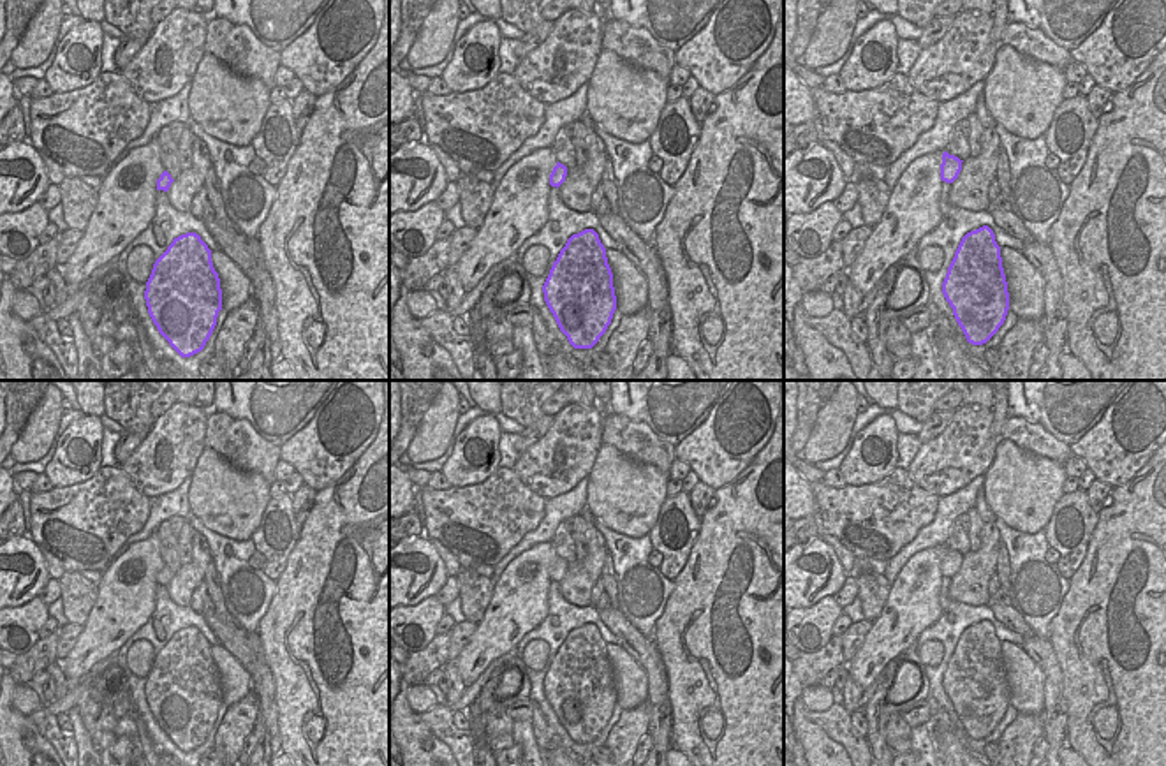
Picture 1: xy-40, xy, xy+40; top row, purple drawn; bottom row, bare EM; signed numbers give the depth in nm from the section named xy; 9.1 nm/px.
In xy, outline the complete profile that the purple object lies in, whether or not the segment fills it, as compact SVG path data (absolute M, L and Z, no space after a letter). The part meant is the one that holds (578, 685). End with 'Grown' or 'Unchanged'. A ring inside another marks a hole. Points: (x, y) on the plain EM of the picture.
M594 623L572 629L542 680L544 696L574 743L592 743L616 704L613 667Z. Unchanged

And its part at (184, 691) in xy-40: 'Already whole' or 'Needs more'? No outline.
Already whole

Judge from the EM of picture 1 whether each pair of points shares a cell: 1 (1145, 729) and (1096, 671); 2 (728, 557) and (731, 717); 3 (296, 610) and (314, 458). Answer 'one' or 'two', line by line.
1: one
2: one
3: two

